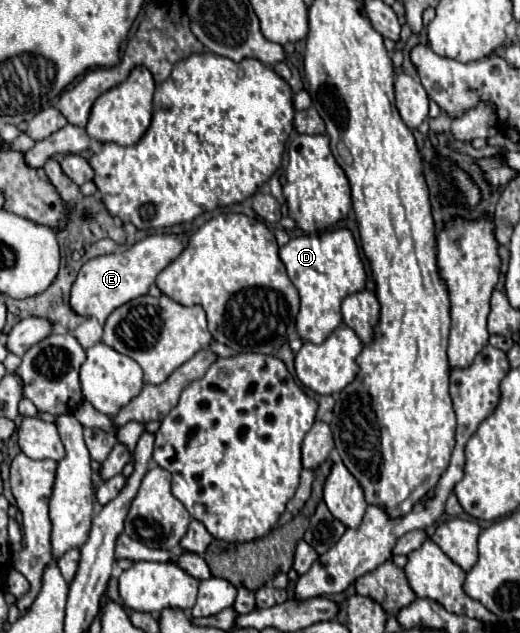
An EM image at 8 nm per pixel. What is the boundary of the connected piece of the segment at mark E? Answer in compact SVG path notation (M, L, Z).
M152 235L144 237L142 241L134 243L124 253L108 253L94 259L88 259L82 269L78 271L78 277L70 291L70 307L76 315L82 317L96 317L102 325L106 317L118 309L120 305L142 297L148 293L148 287L154 283L156 275L174 261L182 249L186 247L186 237L178 235Z

